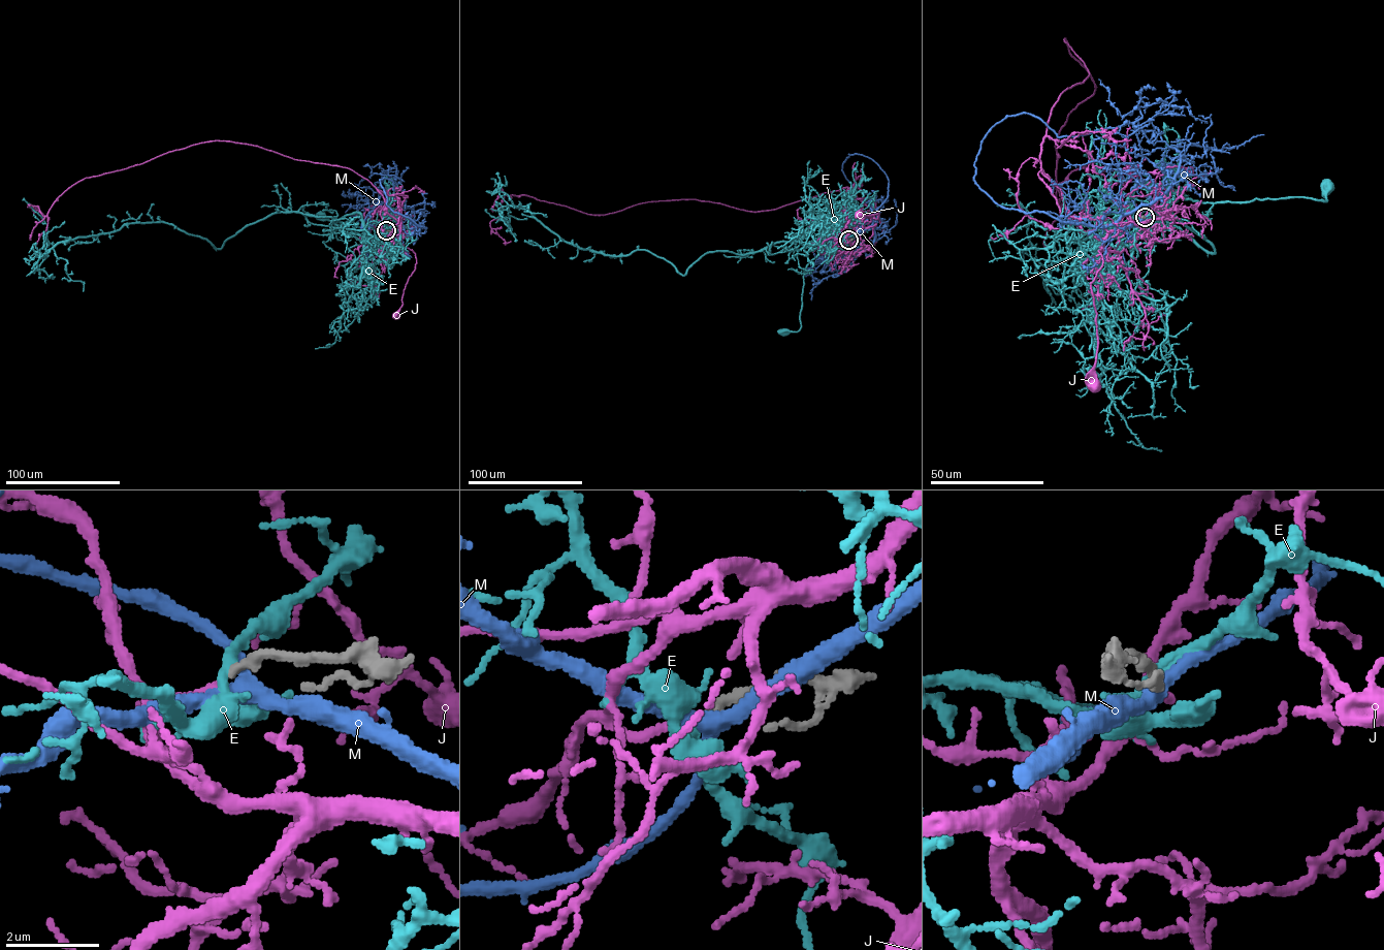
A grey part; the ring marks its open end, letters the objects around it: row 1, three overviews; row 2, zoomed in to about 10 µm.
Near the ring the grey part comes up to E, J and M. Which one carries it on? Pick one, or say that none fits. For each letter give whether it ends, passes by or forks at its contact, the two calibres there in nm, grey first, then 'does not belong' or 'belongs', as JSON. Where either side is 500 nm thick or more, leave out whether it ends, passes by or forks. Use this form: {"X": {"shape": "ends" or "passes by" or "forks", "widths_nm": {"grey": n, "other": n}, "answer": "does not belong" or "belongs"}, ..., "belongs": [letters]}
{"E": {"shape": "forks", "widths_nm": {"grey": 240, "other": 180}, "answer": "does not belong"}, "J": {"shape": "ends", "widths_nm": {"grey": 220, "other": 170}, "answer": "belongs"}, "M": {"shape": "forks", "widths_nm": {"grey": 220, "other": 320}, "answer": "does not belong"}, "belongs": ["J"]}

